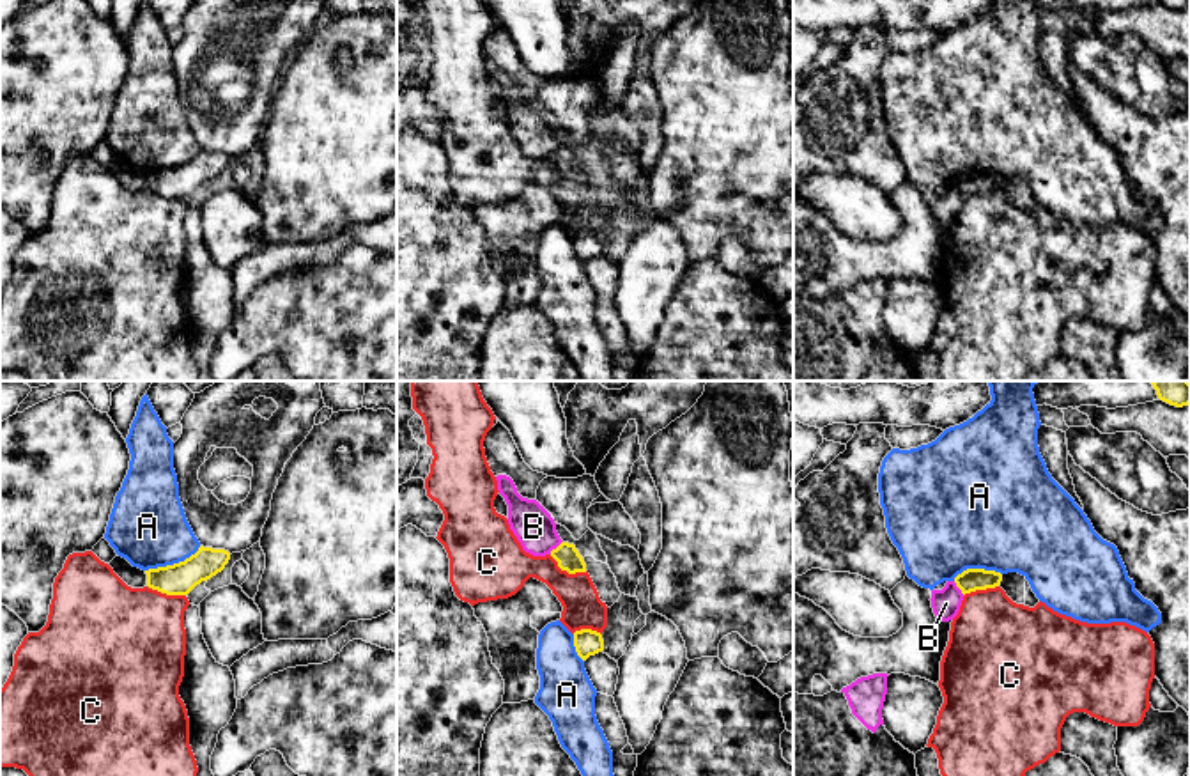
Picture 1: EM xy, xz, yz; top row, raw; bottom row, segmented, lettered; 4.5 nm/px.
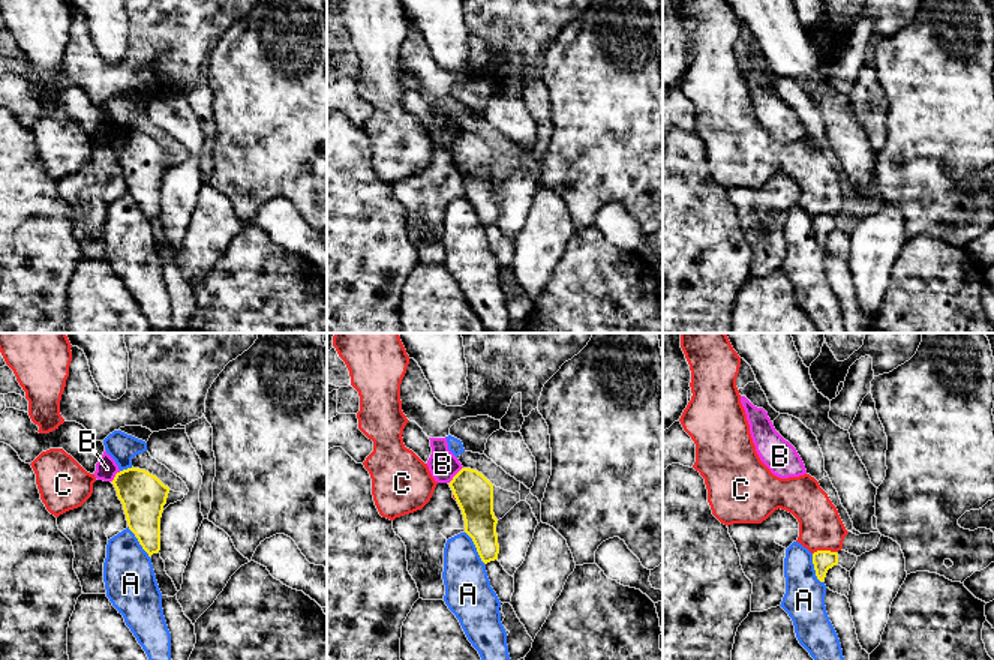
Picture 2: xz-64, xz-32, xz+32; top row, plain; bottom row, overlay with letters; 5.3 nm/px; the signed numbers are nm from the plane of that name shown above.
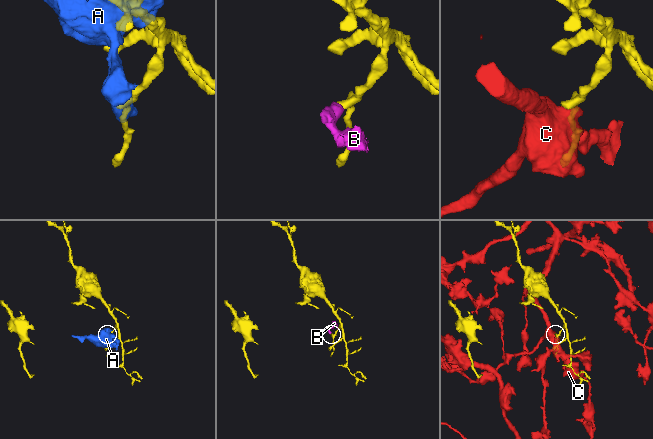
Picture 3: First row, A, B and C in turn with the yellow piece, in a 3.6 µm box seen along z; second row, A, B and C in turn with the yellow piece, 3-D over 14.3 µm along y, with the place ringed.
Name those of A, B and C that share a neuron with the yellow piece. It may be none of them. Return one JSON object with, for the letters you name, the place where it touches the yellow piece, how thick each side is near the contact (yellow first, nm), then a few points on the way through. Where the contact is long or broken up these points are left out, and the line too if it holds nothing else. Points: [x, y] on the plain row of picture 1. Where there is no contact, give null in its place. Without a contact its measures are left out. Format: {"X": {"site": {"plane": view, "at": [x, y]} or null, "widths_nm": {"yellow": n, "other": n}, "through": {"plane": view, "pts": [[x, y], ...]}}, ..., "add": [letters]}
{"add": []}

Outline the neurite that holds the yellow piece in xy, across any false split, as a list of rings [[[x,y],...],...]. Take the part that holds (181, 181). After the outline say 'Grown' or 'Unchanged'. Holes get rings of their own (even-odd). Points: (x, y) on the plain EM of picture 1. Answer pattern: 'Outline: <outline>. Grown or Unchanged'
Outline: [[[200,149],[184,165],[145,174],[147,190],[166,198],[188,198],[197,188],[221,175],[228,163],[228,154]]]. Unchanged

